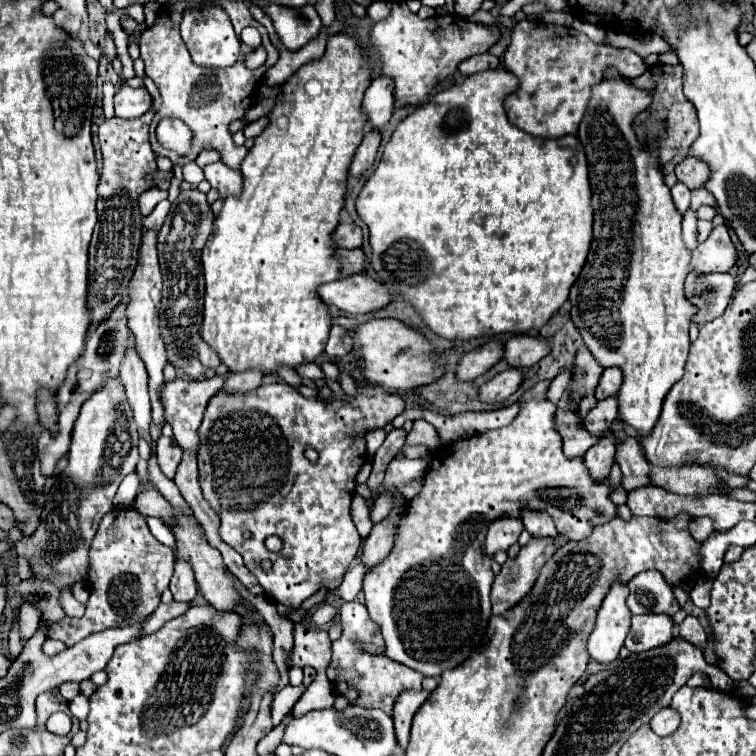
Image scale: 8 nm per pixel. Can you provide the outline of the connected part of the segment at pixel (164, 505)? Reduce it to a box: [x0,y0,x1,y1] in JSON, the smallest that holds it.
[136,459,176,531]

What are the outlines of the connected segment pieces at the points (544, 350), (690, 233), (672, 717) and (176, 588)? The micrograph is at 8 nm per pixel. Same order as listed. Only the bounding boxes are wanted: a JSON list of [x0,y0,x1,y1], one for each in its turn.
[[502,335,550,369],[682,209,698,251],[650,709,680,735],[170,559,198,601]]

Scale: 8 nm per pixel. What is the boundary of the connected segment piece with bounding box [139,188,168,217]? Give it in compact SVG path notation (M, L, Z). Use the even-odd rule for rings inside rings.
M152 188L143 193L139 199L139 207L142 215L144 217L148 216L153 211L157 203L163 199L167 199L167 197L167 190L159 190L157 188Z

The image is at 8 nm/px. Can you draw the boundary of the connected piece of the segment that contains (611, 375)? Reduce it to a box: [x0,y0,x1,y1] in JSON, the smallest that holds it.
[594,369,622,401]

